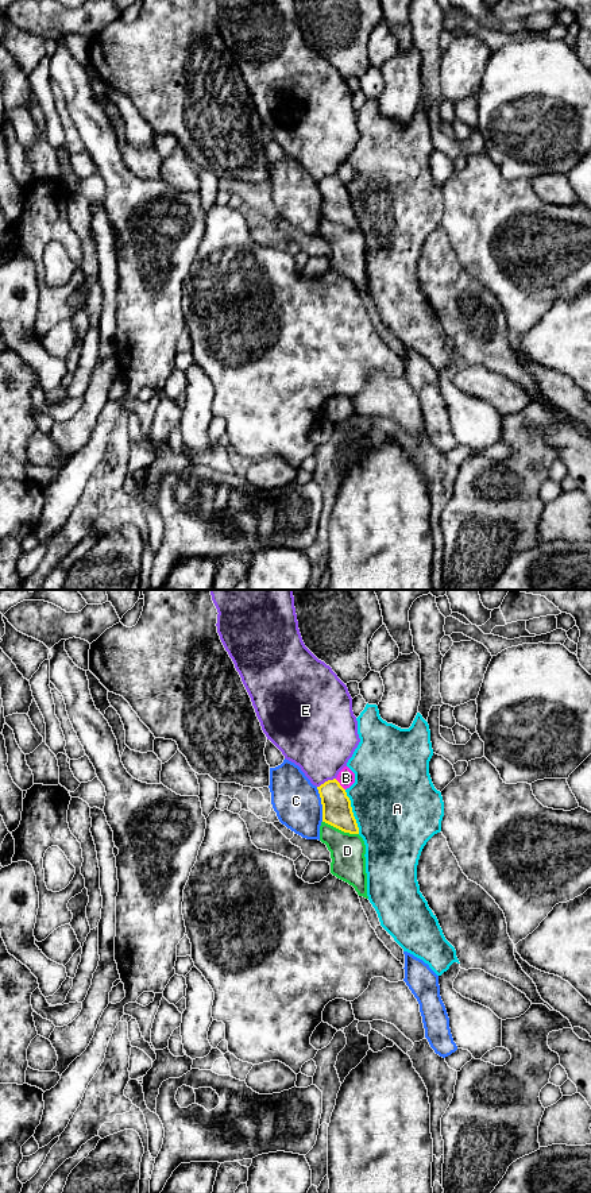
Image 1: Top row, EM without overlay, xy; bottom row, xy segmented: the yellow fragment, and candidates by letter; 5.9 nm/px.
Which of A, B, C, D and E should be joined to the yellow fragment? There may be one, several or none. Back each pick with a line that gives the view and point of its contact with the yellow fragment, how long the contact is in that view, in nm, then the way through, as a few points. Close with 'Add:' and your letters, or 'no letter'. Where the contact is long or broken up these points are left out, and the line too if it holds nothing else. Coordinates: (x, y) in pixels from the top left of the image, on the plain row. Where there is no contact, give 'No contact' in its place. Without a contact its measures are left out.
D: Touches yellow at xy (340, 224). Shared border 240 nm
Add: D

